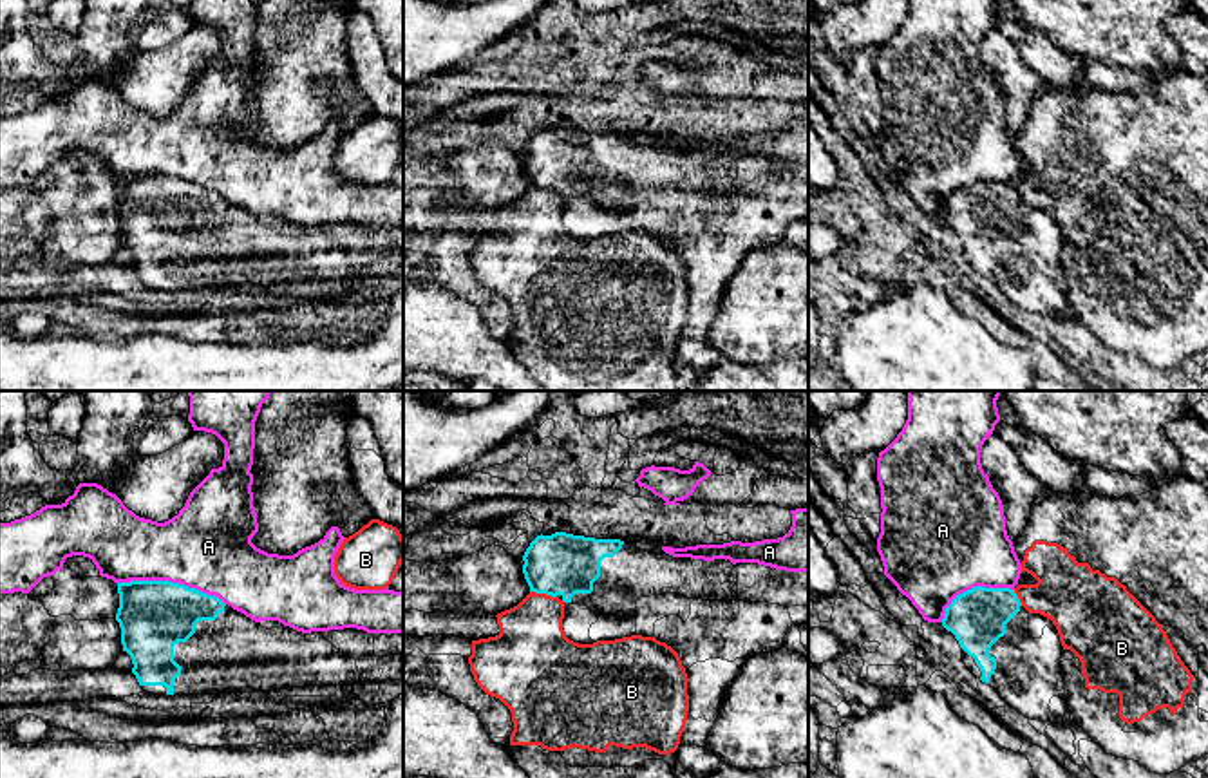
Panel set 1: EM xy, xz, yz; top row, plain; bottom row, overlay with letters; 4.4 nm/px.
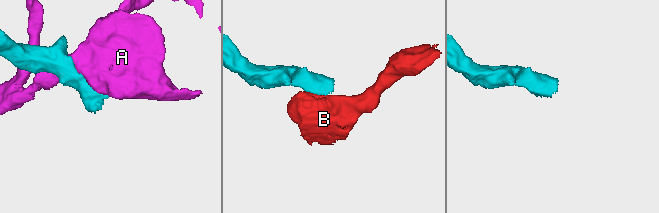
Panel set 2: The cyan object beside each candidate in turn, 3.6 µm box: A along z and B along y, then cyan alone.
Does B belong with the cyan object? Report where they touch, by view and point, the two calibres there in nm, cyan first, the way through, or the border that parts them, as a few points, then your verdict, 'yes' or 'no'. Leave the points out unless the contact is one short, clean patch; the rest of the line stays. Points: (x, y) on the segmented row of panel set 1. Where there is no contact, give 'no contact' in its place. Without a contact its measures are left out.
xz (543, 592) | 280/300 nm | no

